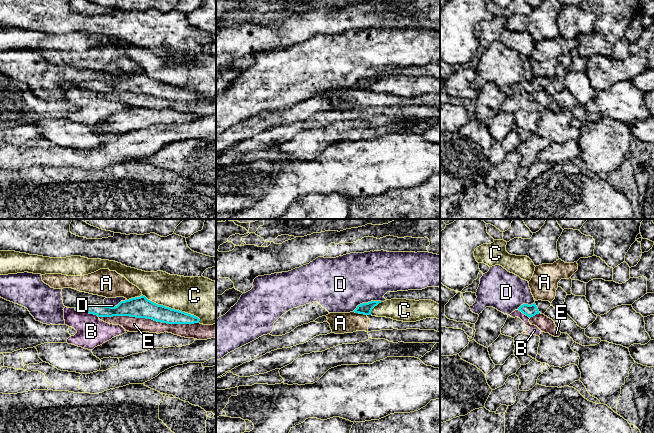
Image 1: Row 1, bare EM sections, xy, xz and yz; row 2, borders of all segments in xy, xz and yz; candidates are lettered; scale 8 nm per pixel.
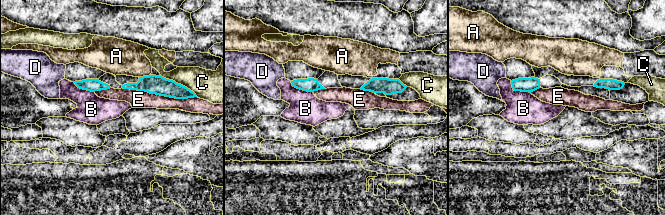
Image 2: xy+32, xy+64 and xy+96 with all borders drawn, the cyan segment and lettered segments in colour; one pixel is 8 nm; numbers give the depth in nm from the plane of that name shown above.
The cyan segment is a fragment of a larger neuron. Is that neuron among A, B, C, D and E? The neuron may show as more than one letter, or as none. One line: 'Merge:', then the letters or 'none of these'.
Merge: none of these

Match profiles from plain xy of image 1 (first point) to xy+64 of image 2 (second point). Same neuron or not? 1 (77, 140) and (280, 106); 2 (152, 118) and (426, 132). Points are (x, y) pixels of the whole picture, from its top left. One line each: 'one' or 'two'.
1: two
2: two

